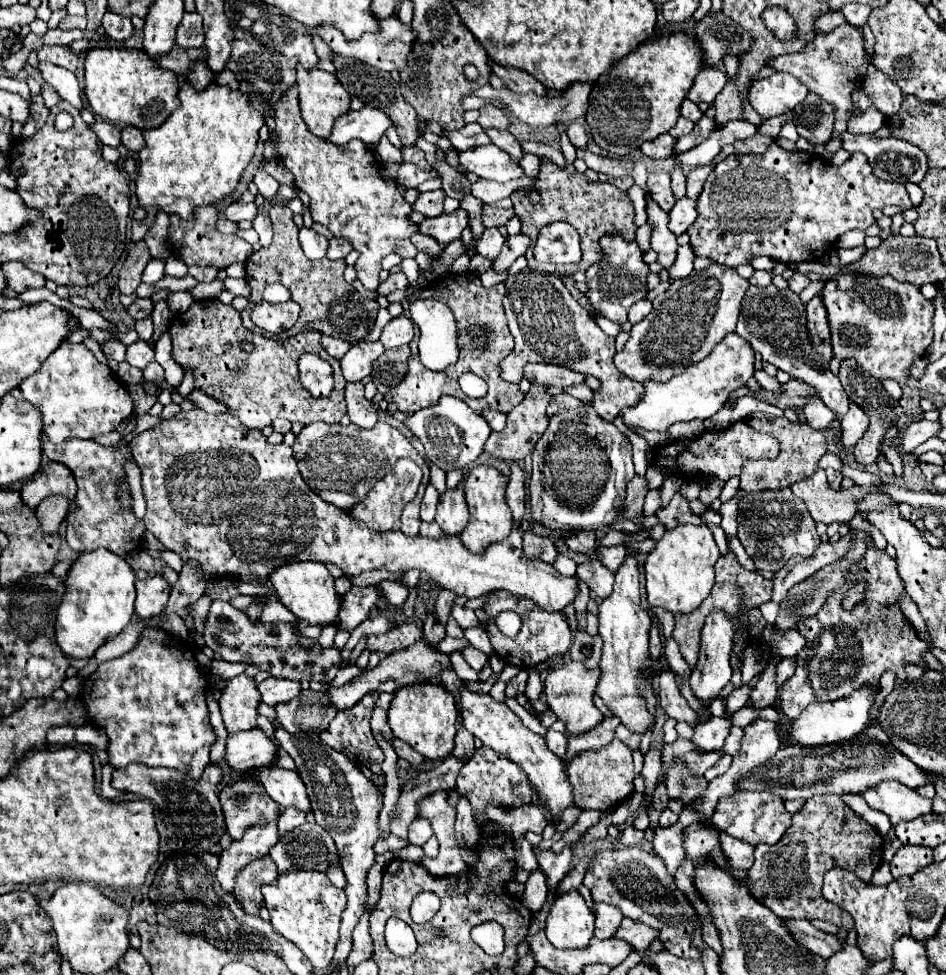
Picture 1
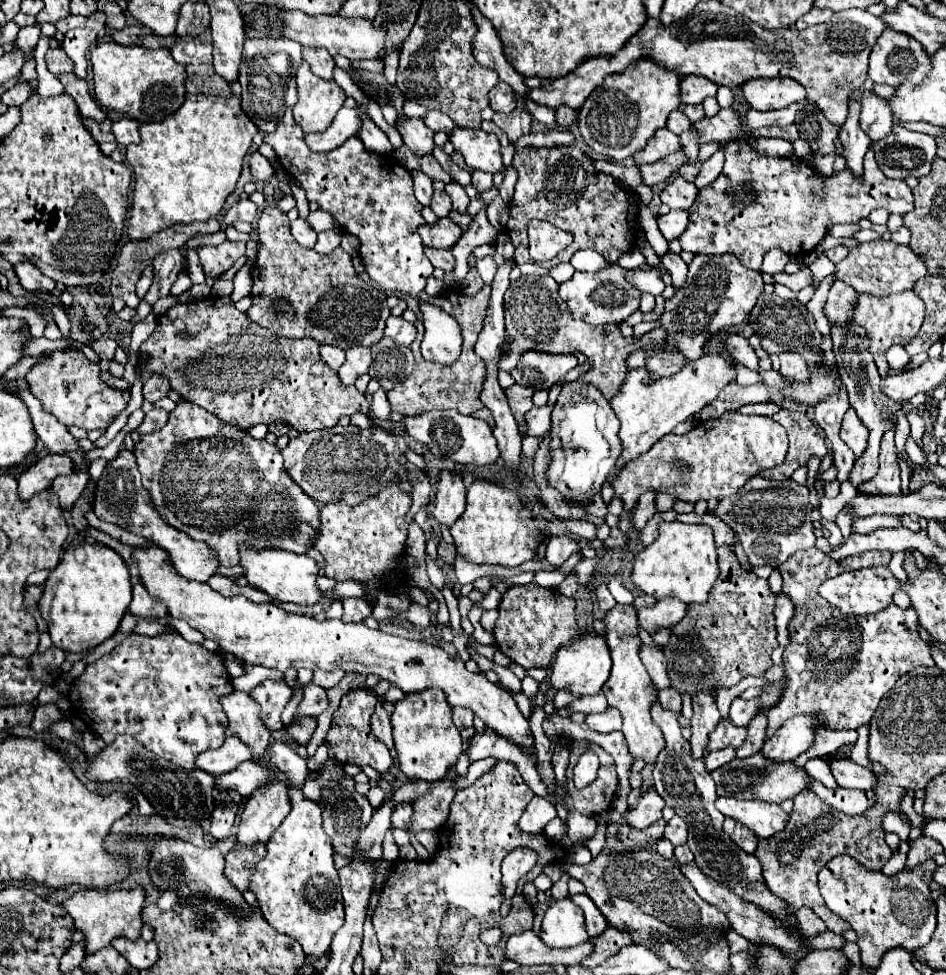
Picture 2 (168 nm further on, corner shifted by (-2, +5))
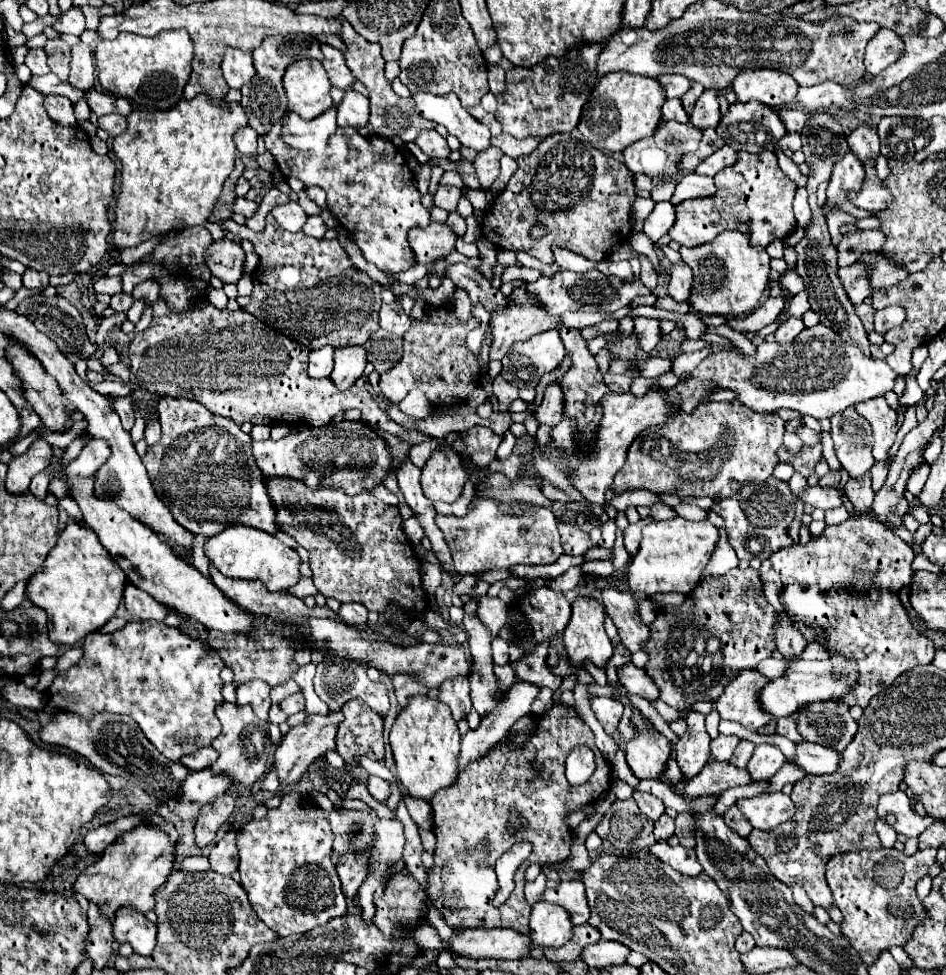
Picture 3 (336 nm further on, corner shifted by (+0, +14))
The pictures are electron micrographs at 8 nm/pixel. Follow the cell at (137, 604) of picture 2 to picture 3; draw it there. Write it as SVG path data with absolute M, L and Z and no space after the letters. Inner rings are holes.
M133 584L125 586L123 602L125 602L125 608L129 610L129 614L137 620L163 620L169 614L167 606L159 604L155 598L151 598L147 592L139 590Z

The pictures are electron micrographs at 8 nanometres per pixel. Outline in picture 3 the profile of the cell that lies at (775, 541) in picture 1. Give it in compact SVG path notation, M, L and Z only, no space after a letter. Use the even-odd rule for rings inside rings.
M767 478L763 486L743 486L735 498L723 498L723 502L713 502L711 510L717 512L725 520L725 532L729 544L735 548L739 560L765 560L775 550L787 548L793 544L789 536L789 526L795 518L795 504L797 498L789 488L789 482Z

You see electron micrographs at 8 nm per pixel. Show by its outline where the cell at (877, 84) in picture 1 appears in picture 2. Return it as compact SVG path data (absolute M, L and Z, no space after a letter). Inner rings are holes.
M865 91L863 95L863 109L859 115L859 125L873 143L889 135L893 127L893 115L885 111L885 103L881 103L881 97L875 95L873 91Z

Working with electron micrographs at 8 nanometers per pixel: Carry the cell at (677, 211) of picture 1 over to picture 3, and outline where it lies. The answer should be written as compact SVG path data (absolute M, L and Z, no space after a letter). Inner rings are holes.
M657 202L653 212L647 216L643 232L657 242L661 236L665 236L675 222L675 206L671 202Z

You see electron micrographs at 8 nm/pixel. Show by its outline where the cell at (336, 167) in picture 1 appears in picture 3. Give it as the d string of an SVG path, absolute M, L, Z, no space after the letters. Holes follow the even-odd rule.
M287 112L279 118L277 124L273 124L271 132L265 134L265 148L275 156L277 164L279 164L279 172L289 178L295 176L299 178L307 188L309 186L321 186L327 192L327 206L333 212L333 216L337 218L339 224L343 224L355 244L359 246L359 250L363 252L367 262L373 262L379 270L387 272L387 274L401 274L407 268L413 266L411 262L411 246L407 246L407 230L411 226L427 226L429 220L429 210L421 204L421 194L415 188L415 176L413 172L407 168L405 158L401 154L399 148L395 148L393 142L379 138L379 136L361 136L355 128L341 128L331 136L325 152L313 152L313 150L295 150L291 146L287 146L281 138L281 128L283 122L287 120Z

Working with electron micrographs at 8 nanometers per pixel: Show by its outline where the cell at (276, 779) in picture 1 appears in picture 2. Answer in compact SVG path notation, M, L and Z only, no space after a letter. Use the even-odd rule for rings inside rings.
M245 761L235 771L215 777L215 787L219 791L231 791L233 789L243 797L249 797L251 791L255 791L261 783L275 779L275 775L277 773L269 765L265 765L263 761L261 763Z

